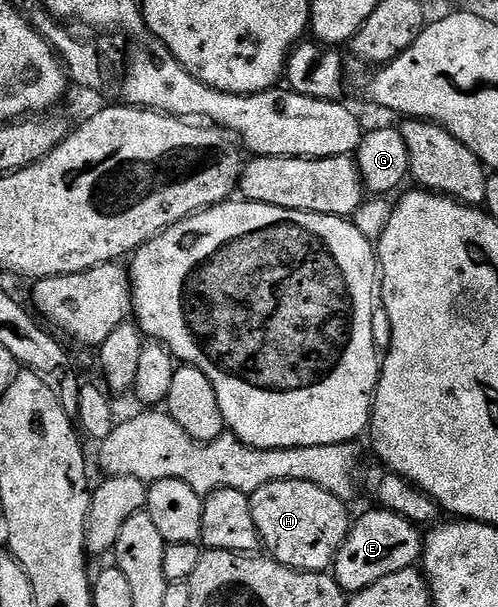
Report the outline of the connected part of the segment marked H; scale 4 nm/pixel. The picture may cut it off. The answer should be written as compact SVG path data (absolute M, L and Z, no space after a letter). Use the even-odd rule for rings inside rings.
M303 481L264 483L264 487L249 494L249 498L252 507L252 523L256 523L256 531L261 544L273 560L279 561L289 569L298 569L302 573L324 573L333 566L352 524L352 516L350 517L349 511L346 510L349 509L347 502L324 491L316 483L304 483Z

